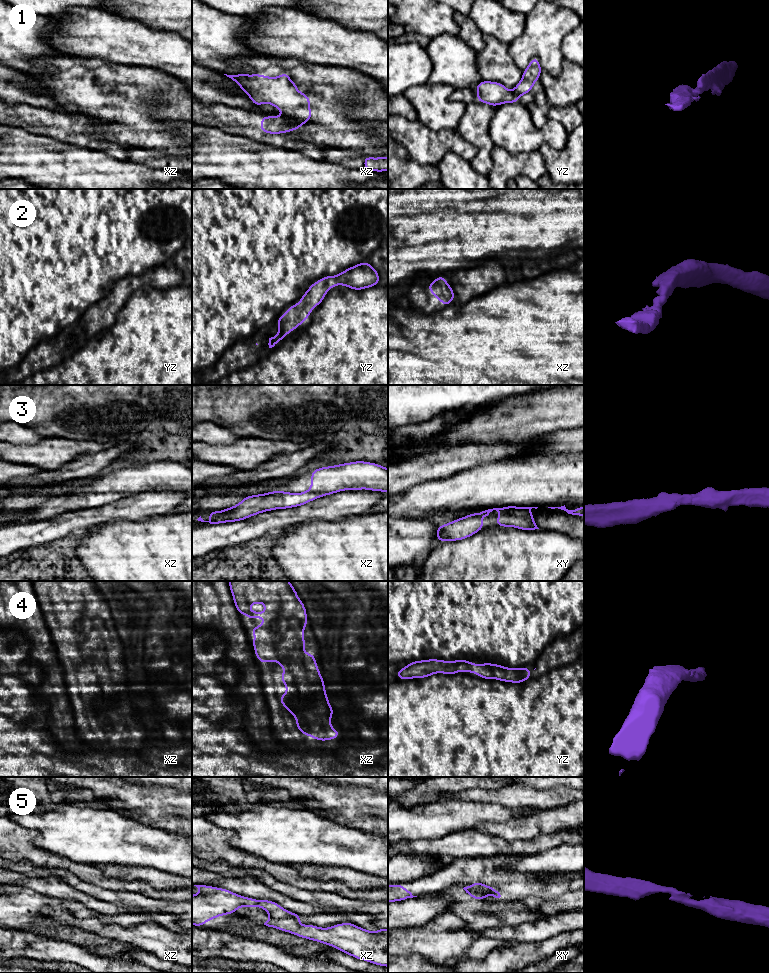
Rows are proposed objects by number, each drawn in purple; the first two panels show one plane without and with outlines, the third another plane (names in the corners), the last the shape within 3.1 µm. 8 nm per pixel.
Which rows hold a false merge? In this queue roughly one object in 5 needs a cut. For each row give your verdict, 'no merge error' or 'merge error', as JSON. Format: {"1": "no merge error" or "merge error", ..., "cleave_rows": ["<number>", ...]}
{"1": "merge error", "2": "no merge error", "3": "no merge error", "4": "no merge error", "5": "merge error", "cleave_rows": ["1", "5"]}

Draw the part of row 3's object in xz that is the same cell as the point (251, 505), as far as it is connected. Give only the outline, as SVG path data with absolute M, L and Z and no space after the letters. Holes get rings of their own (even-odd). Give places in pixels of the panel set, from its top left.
M366 461L320 467L311 471L311 488L303 493L278 490L246 496L233 507L208 512L208 521L201 516L197 520L210 524L242 521L266 511L303 506L336 492L362 489L388 493L388 469Z

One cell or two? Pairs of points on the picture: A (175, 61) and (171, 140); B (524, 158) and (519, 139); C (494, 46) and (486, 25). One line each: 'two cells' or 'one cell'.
A: two cells
B: two cells
C: two cells

